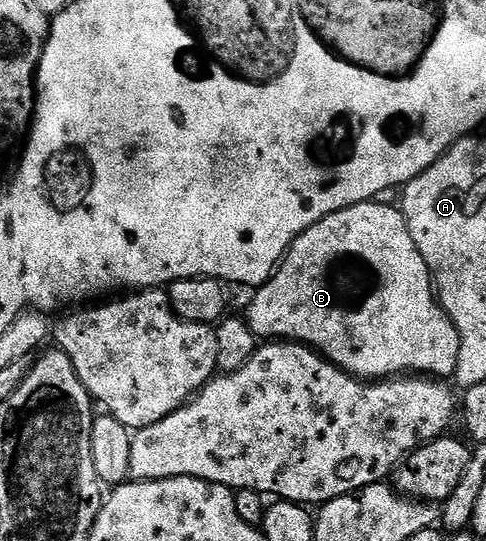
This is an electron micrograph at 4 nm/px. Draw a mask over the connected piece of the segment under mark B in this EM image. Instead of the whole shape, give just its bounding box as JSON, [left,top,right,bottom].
[246,202,460,382]

